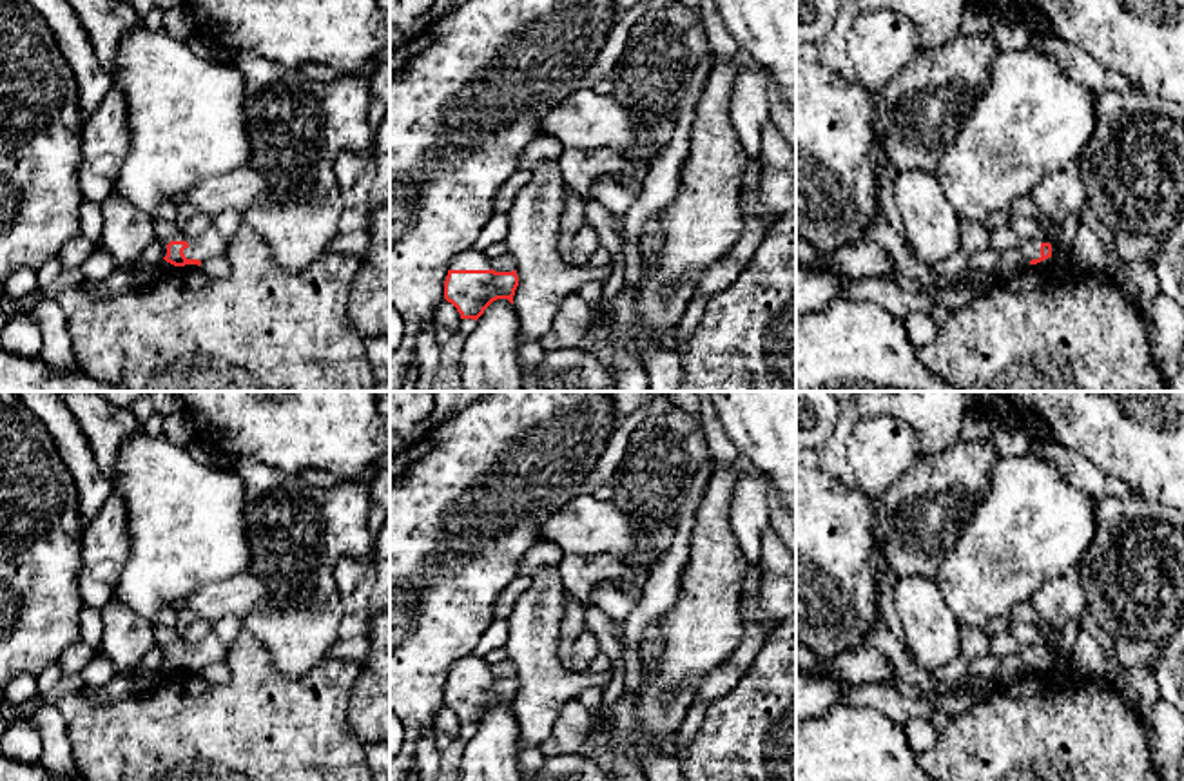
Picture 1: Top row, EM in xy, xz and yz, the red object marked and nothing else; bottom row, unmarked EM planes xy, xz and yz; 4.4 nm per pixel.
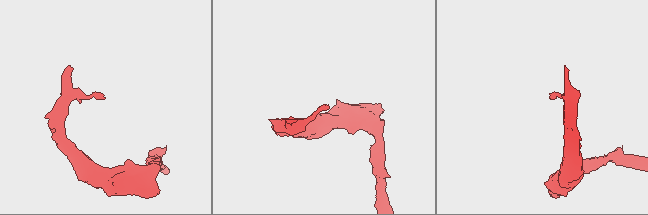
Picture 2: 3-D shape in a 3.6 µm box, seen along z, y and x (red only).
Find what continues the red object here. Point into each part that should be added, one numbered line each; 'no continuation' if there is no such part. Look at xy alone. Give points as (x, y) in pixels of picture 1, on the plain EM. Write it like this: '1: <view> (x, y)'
1: xy (211, 649)

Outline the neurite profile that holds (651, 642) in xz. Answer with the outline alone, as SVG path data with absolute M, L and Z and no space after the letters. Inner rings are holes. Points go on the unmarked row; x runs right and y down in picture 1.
M660 618L651 623L642 636L640 656L644 660L644 674L655 674L655 663L662 652L662 632L658 627Z

